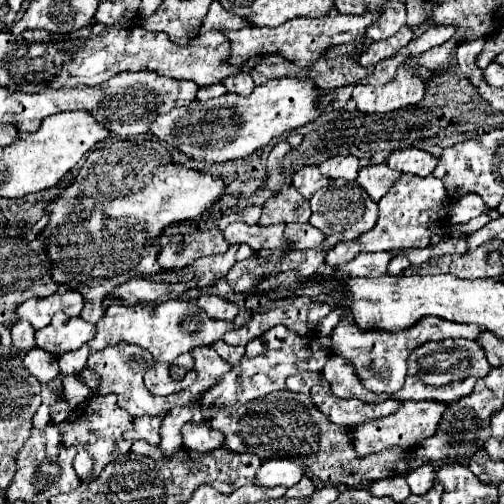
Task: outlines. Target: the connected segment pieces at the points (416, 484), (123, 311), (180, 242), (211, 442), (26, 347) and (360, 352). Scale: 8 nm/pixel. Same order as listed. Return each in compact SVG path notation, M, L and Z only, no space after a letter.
M424 463L416 469L412 469L406 479L408 479L408 485L410 485L412 493L422 495L430 489L430 485L434 485L434 467L430 463Z
M170 299L170 301L164 301L160 305L158 303L132 305L132 307L110 305L106 309L104 317L96 323L98 333L92 341L88 341L88 345L90 345L90 351L100 351L108 345L116 345L120 341L126 341L126 343L136 343L136 345L148 349L154 357L154 371L152 371L154 375L144 377L144 385L154 395L170 395L170 393L176 393L176 391L190 387L194 383L194 377L196 377L194 369L190 369L180 381L172 379L170 365L180 353L188 353L194 347L212 345L214 341L222 339L222 335L226 331L232 331L232 329L238 329L240 325L246 325L246 321L250 321L252 315L254 315L252 309L240 309L240 313L232 321L220 321L220 319L208 317L206 311L200 309L196 303L182 301L182 299Z
M220 229L210 231L192 231L184 235L172 235L170 243L160 249L158 263L172 271L172 269L184 269L192 261L196 261L200 255L218 255L228 251L228 243Z
M186 423L182 427L182 441L186 447L196 451L212 451L216 447L222 447L224 433L210 427L210 423Z
M20 321L12 327L12 345L18 353L26 353L30 351L36 341L34 341L34 327L26 325L26 321Z
M344 315L332 331L332 351L346 357L352 365L356 365L356 373L360 375L362 385L368 387L372 393L394 393L404 385L406 357L410 355L410 349L416 349L426 341L442 341L448 337L452 339L464 337L476 341L478 335L480 335L478 325L450 323L450 321L442 321L440 317L422 317L422 321L418 321L408 329L388 333L380 329L360 329L350 315Z

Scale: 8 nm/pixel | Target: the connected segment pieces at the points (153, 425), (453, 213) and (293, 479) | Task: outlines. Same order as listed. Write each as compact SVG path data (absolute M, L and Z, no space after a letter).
M140 417L140 419L134 419L134 429L132 431L126 431L124 437L130 439L130 441L136 441L136 439L146 439L148 443L152 445L158 445L160 443L160 423L162 423L162 417Z
M466 193L456 197L450 207L448 207L448 221L452 225L456 223L468 223L470 219L478 217L482 211L486 211L486 205L482 201L482 197L478 197L476 193Z
M266 459L262 461L254 483L264 487L292 487L304 475L304 467L290 459Z

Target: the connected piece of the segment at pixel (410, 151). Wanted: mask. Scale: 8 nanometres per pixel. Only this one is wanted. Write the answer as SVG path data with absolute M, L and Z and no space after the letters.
M418 147L400 149L388 157L390 169L398 169L402 173L412 173L412 175L420 175L420 177L430 175L434 171L436 163L438 163L438 159L432 153L418 149Z

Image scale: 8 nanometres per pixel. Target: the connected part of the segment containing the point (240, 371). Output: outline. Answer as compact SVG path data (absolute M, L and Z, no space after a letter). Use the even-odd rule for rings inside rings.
M276 325L274 329L266 331L262 337L252 339L246 345L246 353L238 365L234 365L228 373L224 373L214 387L210 387L204 393L202 405L204 409L210 409L206 413L206 421L218 411L220 405L236 405L236 403L246 403L252 399L258 399L262 395L268 395L272 391L286 389L284 381L286 377L300 373L300 371L322 371L324 363L328 359L328 351L324 351L318 343L318 337L298 337L294 331ZM214 405L214 407L210 407Z

